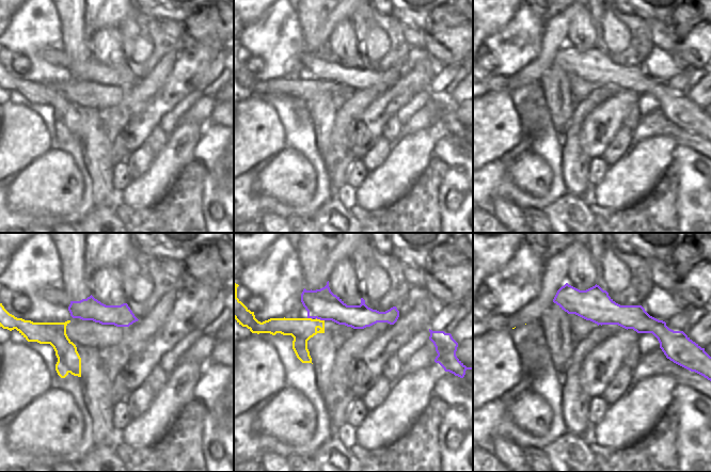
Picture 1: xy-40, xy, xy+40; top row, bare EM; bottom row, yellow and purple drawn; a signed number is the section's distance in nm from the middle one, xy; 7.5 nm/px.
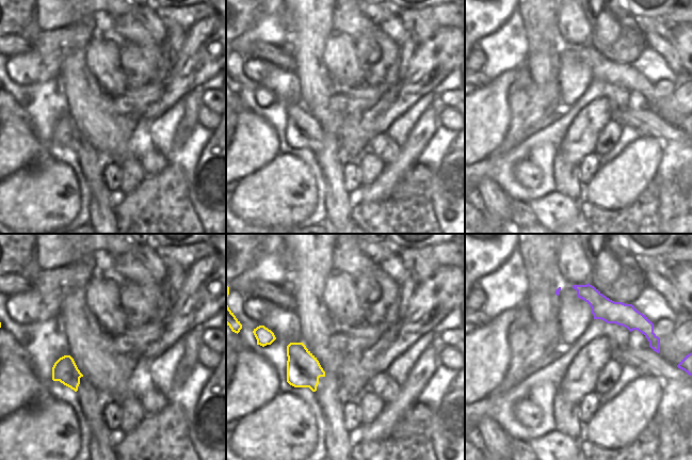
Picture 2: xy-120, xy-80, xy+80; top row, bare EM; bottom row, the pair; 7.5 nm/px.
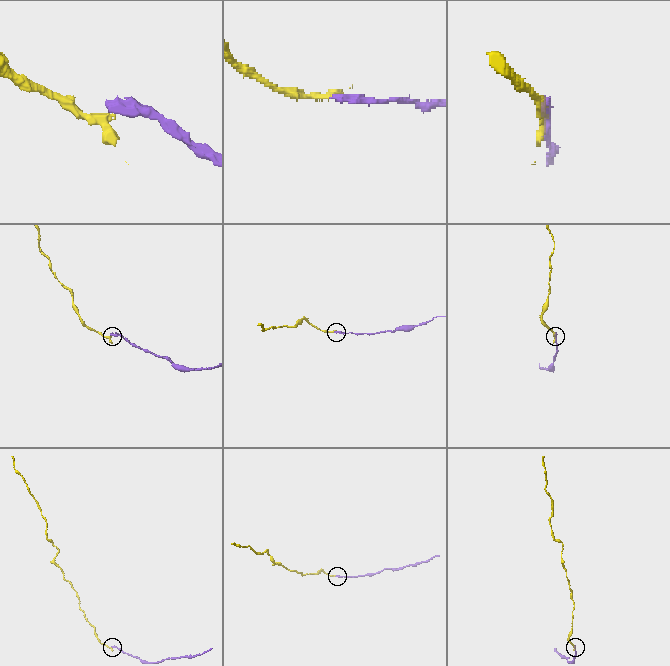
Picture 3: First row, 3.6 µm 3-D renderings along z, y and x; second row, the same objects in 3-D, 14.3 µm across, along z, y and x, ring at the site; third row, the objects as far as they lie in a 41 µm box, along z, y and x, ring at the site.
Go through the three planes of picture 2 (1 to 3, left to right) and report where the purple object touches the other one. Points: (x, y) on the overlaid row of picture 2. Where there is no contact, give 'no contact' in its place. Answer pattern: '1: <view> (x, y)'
1: no contact
2: no contact
3: no contact

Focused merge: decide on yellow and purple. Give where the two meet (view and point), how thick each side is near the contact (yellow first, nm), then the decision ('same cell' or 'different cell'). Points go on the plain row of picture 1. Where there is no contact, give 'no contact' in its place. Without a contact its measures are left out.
contact xy (319, 80); calibres 180 and 220 nm; different cell

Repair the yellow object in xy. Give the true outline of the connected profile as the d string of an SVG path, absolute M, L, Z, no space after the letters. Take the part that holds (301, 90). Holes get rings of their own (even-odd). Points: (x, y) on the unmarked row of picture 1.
M234 43L234 79L242 88L247 88L252 94L270 94L275 96L291 96L293 110L297 119L302 124L312 124L312 119L307 110L307 101L317 94L325 94L325 81L312 79L270 79L263 83L255 79L251 73L238 59L237 48Z

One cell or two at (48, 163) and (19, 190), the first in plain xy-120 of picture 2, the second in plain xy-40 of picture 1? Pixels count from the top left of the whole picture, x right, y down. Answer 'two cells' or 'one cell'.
one cell

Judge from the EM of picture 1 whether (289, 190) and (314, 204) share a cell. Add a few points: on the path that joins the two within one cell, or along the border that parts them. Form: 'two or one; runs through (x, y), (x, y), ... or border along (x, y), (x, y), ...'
two; border along (316, 176), (316, 190), (305, 204), (287, 204)

